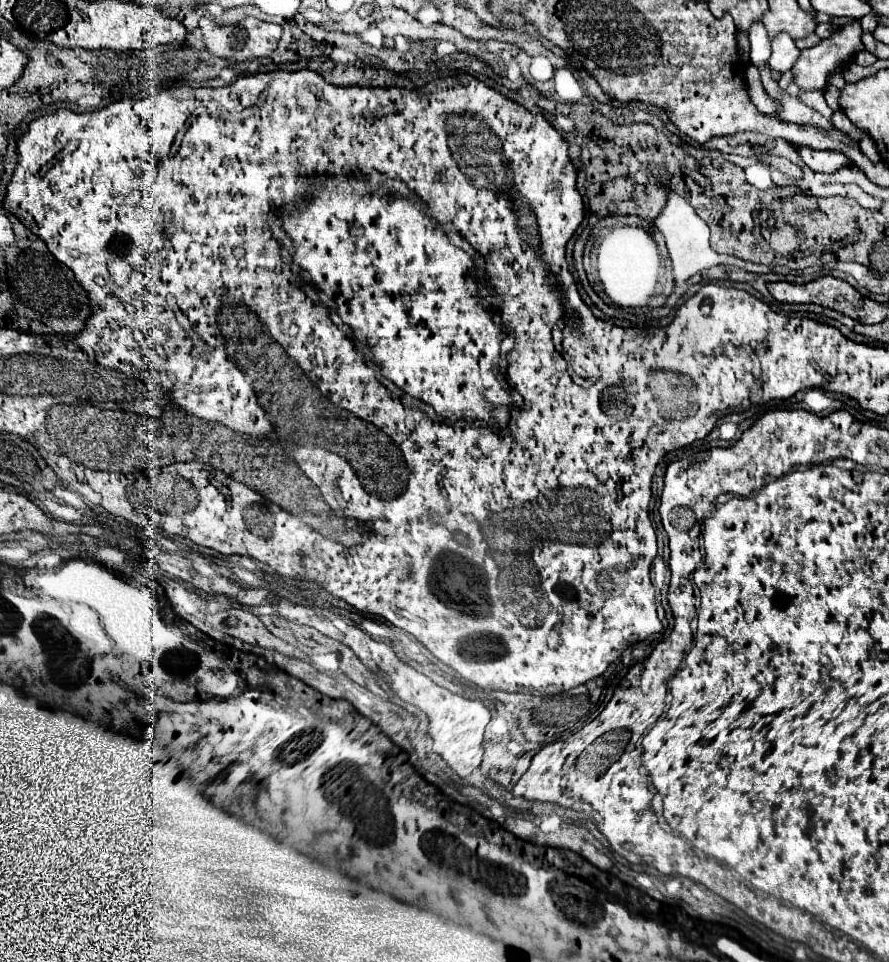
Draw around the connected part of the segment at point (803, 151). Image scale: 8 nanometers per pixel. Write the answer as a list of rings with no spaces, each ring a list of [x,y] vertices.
[[[798,147],[798,153],[810,169],[820,173],[834,173],[842,167],[852,165],[852,161],[846,155],[840,155],[836,151],[814,151],[810,147]]]

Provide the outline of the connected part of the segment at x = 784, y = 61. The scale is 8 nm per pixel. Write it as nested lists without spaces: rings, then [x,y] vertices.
[[[780,33],[772,39],[772,57],[768,61],[772,71],[784,73],[794,65],[794,59],[798,59],[800,49],[796,47],[794,39],[788,37],[786,33]]]

